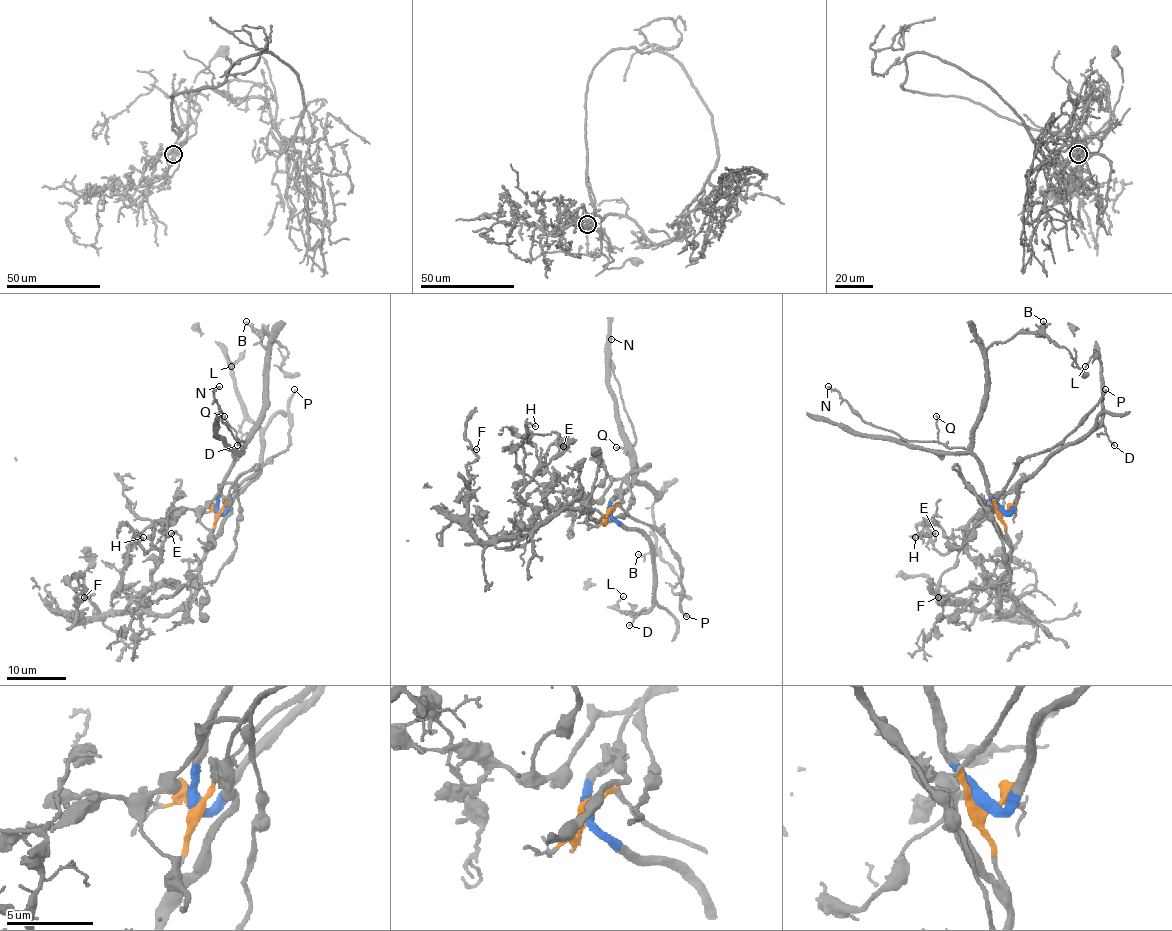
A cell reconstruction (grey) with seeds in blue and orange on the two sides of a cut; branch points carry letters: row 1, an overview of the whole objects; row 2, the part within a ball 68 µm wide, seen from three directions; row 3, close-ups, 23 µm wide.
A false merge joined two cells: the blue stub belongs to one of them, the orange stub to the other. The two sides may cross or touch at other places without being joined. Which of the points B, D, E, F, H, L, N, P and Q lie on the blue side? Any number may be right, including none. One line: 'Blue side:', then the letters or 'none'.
Blue side: B, D, L, N, Q

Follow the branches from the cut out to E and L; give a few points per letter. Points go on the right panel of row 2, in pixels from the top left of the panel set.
E: (1000, 513), (1009, 559), (997, 580), (984, 580), (993, 586), (935, 522), (923, 525), (925, 534), (935, 532)
L: (1000, 513), (1011, 510), (1017, 488), (1052, 455), (1094, 429), (1102, 413), (1101, 362), (1095, 353), (1085, 367)

